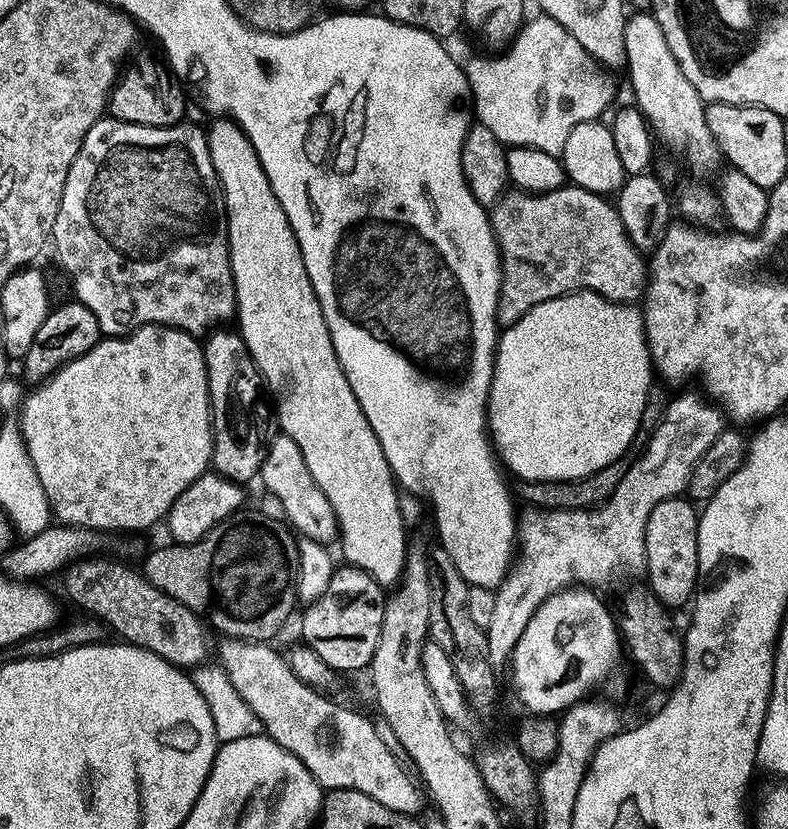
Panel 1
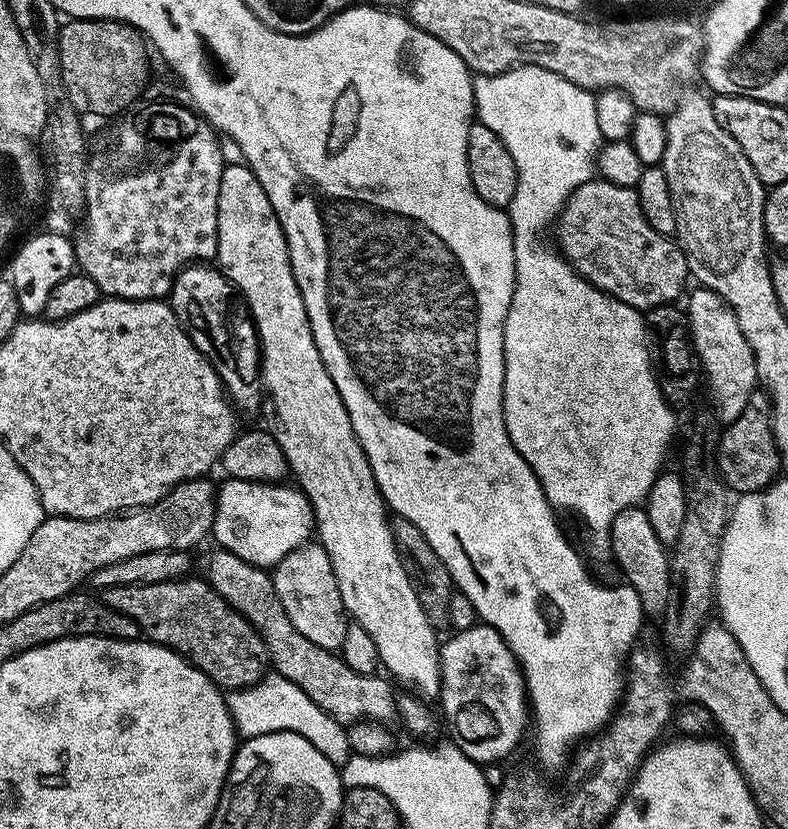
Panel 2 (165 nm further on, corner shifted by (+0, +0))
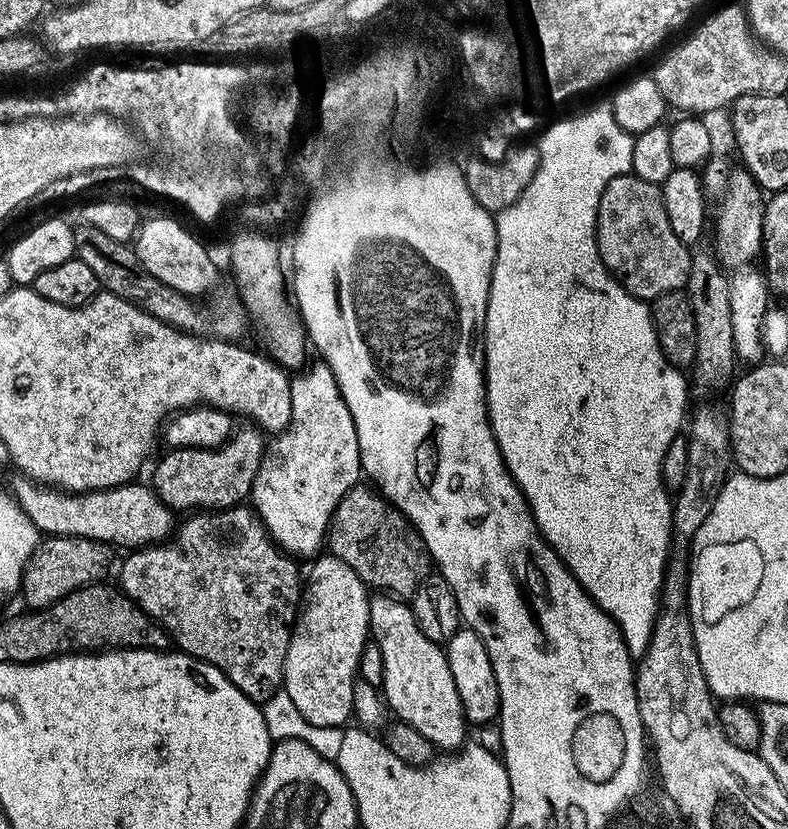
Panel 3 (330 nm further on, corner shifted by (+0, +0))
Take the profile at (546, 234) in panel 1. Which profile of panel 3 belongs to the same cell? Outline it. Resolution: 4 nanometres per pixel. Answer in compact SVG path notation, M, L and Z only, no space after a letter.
M629 174L614 178L602 190L596 219L598 254L608 271L637 300L651 302L662 294L679 292L690 278L693 253L683 244L666 218L660 185Z

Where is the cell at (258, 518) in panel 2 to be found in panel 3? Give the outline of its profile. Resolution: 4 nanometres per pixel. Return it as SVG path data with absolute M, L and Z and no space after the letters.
M323 362L315 363L309 363L291 377L292 420L283 432L267 441L250 497L251 507L272 539L293 558L315 557L325 547L328 528L338 502L342 502L344 495L362 480L358 430L354 426L354 418L340 396L340 386L330 366Z

